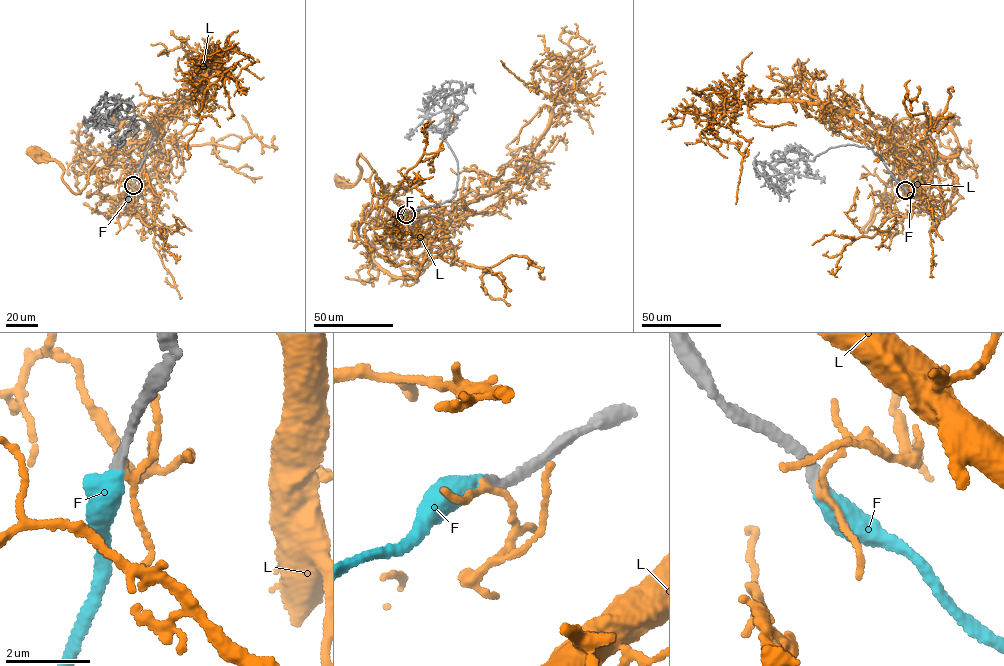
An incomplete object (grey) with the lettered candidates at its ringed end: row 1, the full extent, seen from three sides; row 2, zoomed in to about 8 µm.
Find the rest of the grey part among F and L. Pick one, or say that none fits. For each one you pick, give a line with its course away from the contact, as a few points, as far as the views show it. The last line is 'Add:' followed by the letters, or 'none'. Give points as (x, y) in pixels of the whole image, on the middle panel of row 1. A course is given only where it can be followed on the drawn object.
F: via (407, 214), (388, 229)
Add: F

